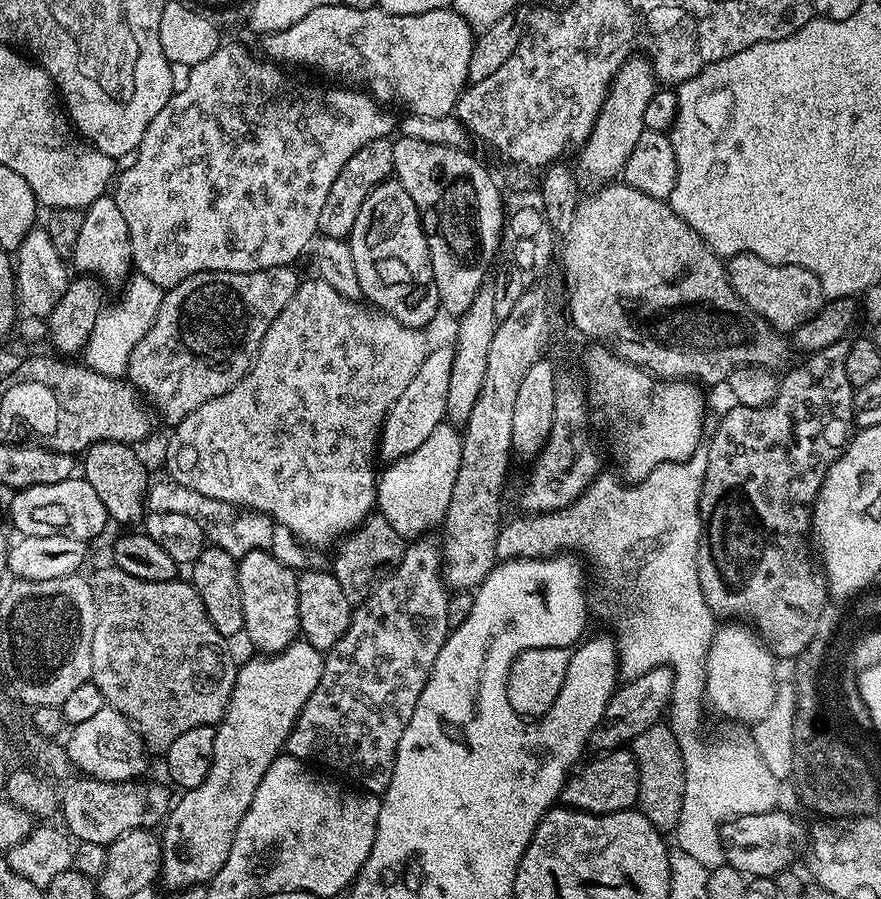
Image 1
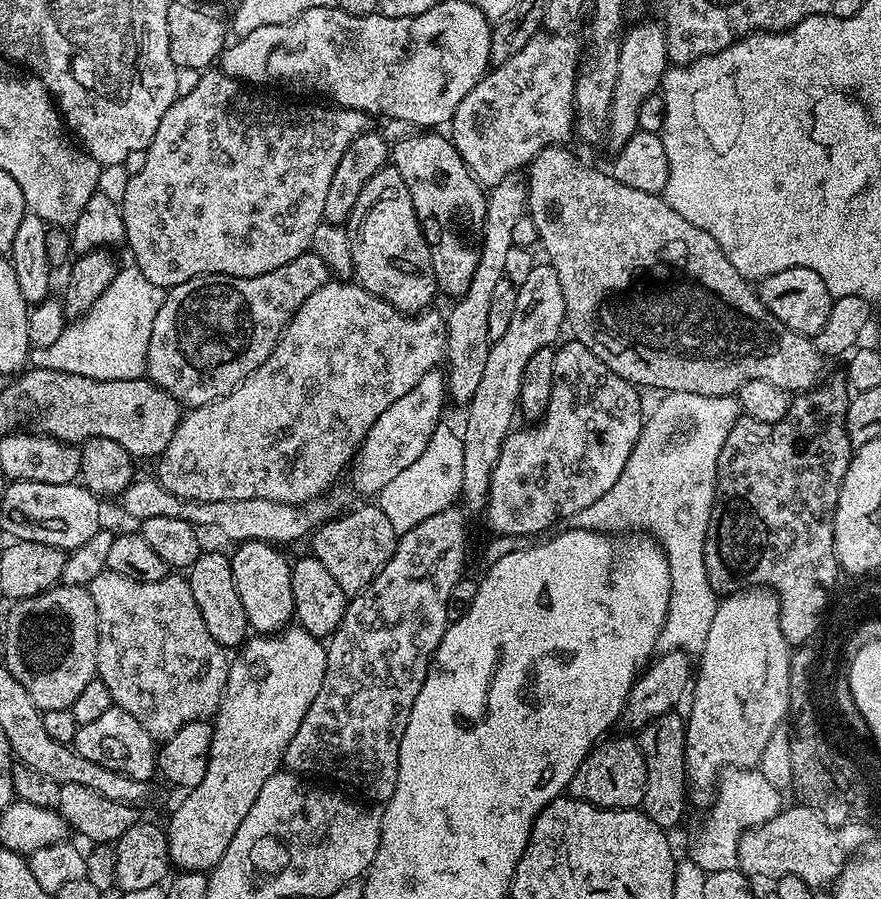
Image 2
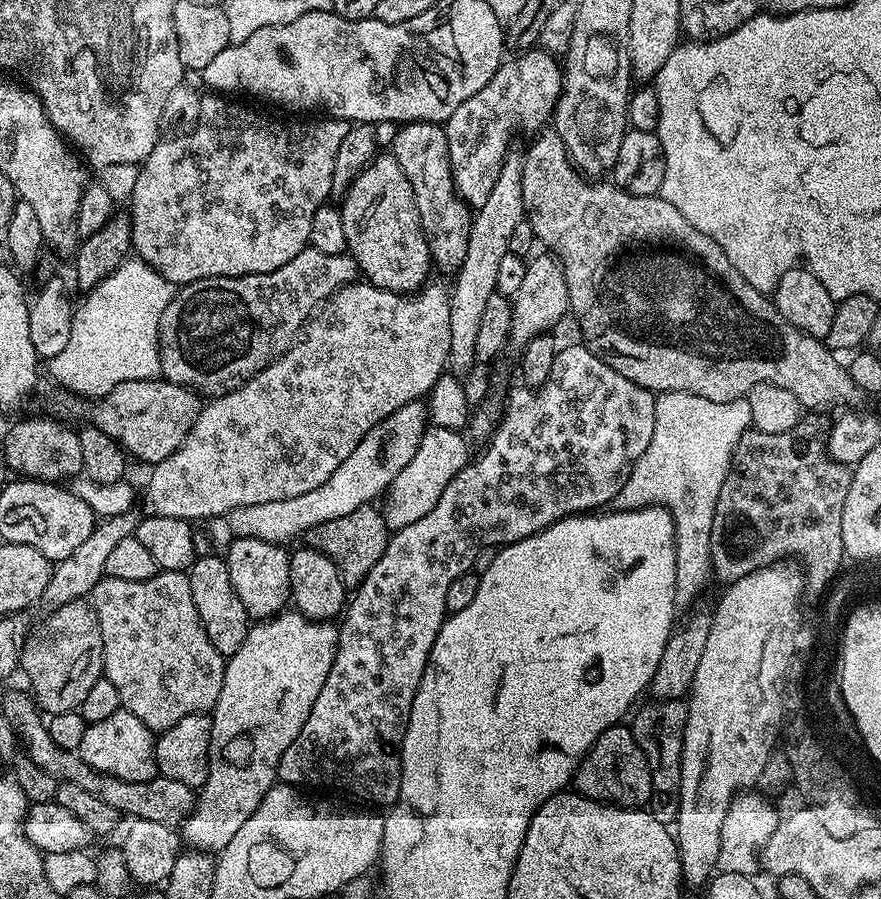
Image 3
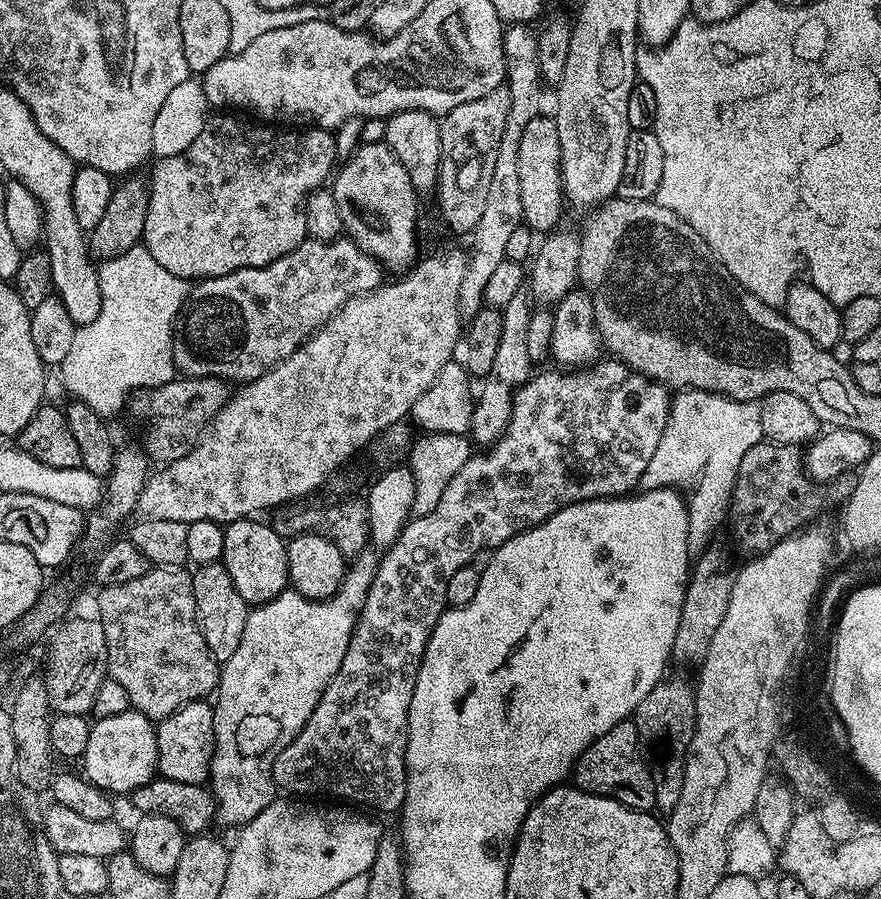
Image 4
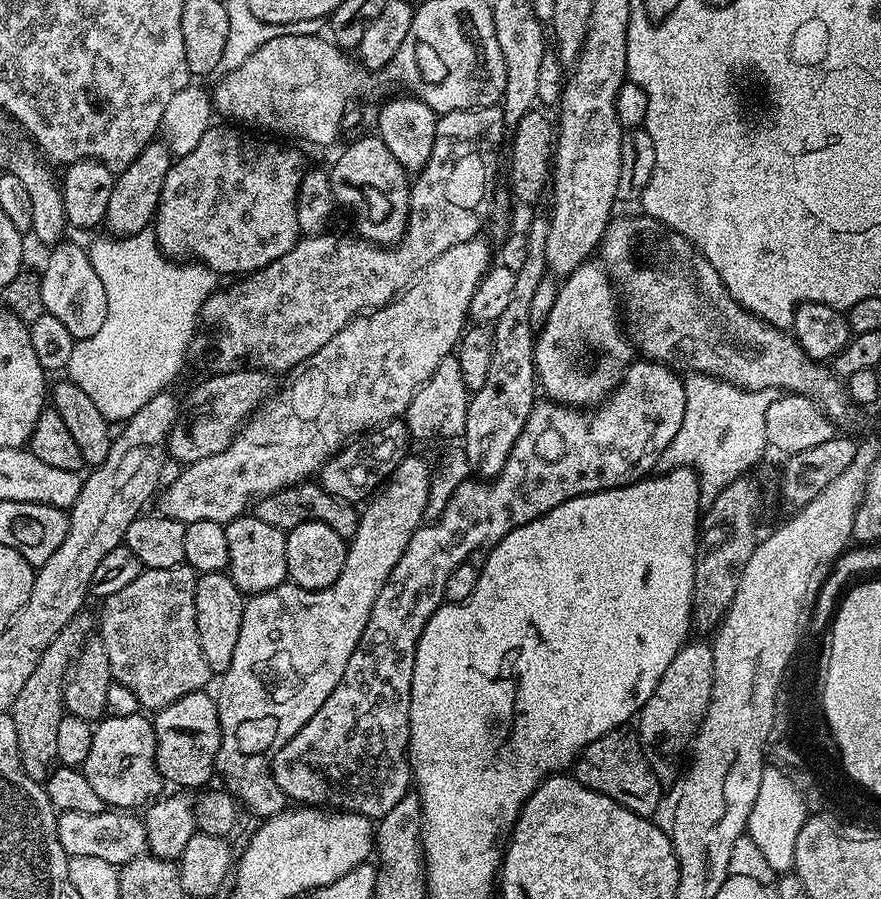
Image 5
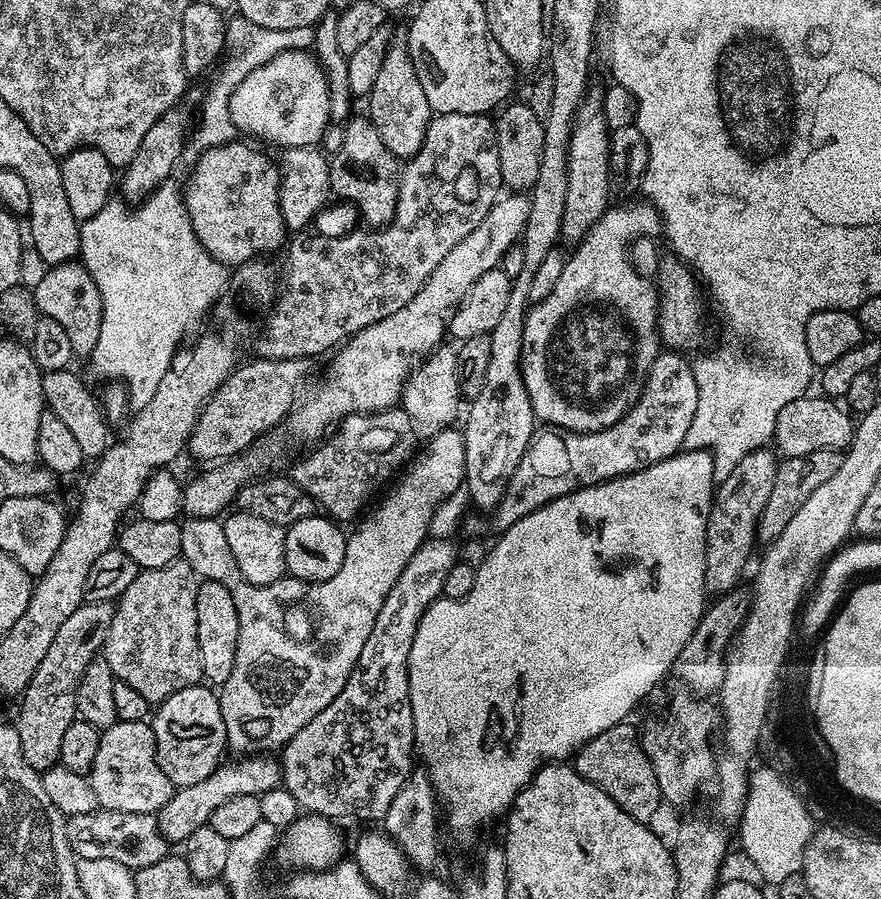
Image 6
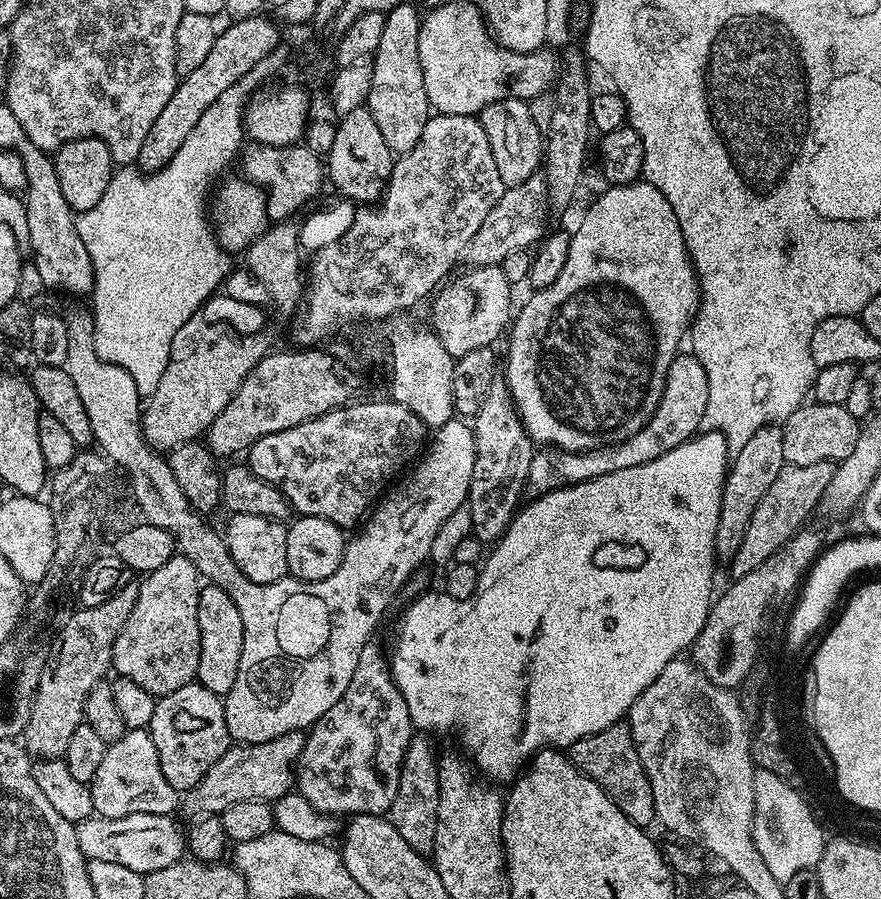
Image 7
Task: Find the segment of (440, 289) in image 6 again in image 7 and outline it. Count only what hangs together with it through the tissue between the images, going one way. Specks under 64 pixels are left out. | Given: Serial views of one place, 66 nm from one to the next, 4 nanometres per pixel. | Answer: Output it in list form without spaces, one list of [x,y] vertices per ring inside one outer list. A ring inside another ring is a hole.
[[[540,174],[526,178],[526,182],[513,188],[505,188],[502,198],[498,198],[494,210],[486,214],[486,222],[478,226],[478,234],[474,234],[474,238],[468,244],[467,259],[472,259],[471,263],[476,266],[481,264],[498,266],[504,261],[506,254],[514,254],[514,250],[529,251],[546,230],[544,208],[546,209],[547,194],[546,182]]]

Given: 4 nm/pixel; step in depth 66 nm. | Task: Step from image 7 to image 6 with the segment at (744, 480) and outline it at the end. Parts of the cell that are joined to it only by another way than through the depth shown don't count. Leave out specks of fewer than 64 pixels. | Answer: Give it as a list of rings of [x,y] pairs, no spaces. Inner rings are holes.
[[[767,447],[754,450],[726,474],[724,480],[719,481],[714,489],[712,509],[706,522],[706,578],[704,590],[708,594],[723,594],[731,592],[737,587],[740,575],[752,556],[752,546],[758,542],[756,527],[760,521],[762,510],[766,506],[766,498],[770,498],[770,489],[774,487],[774,478],[778,467],[778,456],[775,451],[768,452]]]

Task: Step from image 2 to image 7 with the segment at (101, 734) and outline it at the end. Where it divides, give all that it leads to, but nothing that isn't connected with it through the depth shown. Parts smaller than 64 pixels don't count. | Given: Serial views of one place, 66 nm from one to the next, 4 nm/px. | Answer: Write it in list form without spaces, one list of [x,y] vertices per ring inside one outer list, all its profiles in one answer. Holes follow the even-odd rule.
[[[129,728],[122,738],[108,745],[90,787],[94,813],[102,818],[126,818],[126,814],[172,816],[178,808],[178,793],[166,782],[162,762],[158,762],[158,746],[154,746],[152,733],[142,728]]]

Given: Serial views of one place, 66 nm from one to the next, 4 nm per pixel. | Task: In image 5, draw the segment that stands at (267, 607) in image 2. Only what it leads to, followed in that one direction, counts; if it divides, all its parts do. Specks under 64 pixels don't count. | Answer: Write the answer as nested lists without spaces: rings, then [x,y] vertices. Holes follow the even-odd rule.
[[[251,514],[240,516],[224,525],[226,550],[228,551],[227,573],[245,594],[274,590],[288,580],[286,566],[286,534],[280,528],[262,522]]]

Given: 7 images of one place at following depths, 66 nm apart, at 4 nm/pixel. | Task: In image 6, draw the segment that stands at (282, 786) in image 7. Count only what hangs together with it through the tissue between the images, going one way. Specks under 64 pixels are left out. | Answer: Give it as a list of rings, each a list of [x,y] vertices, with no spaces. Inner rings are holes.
[[[244,754],[221,763],[220,767],[210,774],[210,778],[202,778],[202,782],[194,782],[194,786],[176,788],[170,802],[155,813],[160,833],[173,845],[183,845],[194,834],[194,830],[205,827],[211,821],[212,814],[222,802],[239,796],[263,796],[265,792],[281,787],[280,762],[272,754]]]

